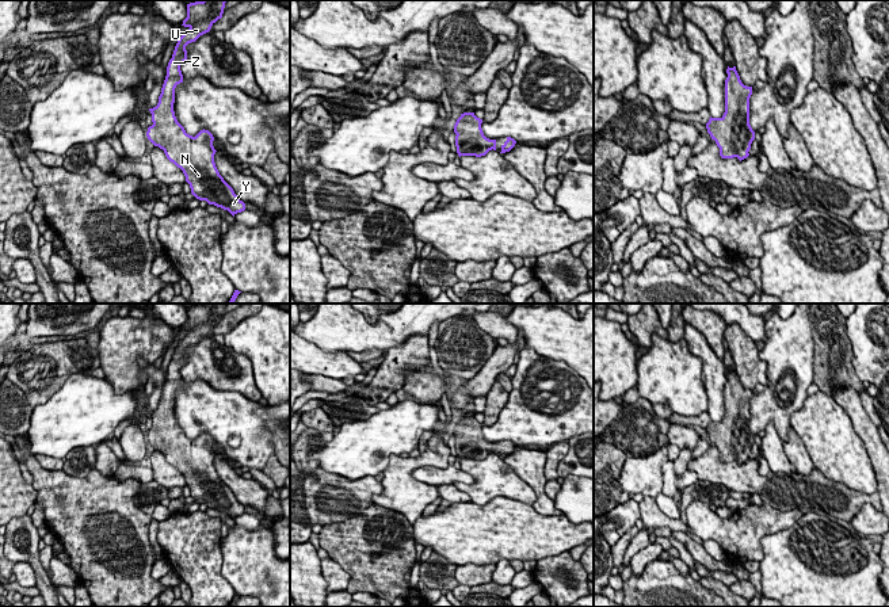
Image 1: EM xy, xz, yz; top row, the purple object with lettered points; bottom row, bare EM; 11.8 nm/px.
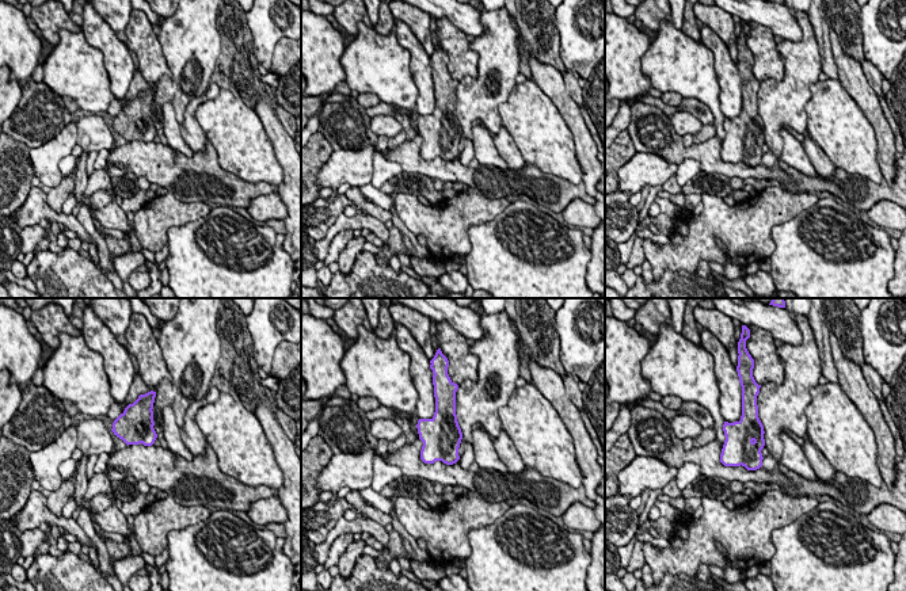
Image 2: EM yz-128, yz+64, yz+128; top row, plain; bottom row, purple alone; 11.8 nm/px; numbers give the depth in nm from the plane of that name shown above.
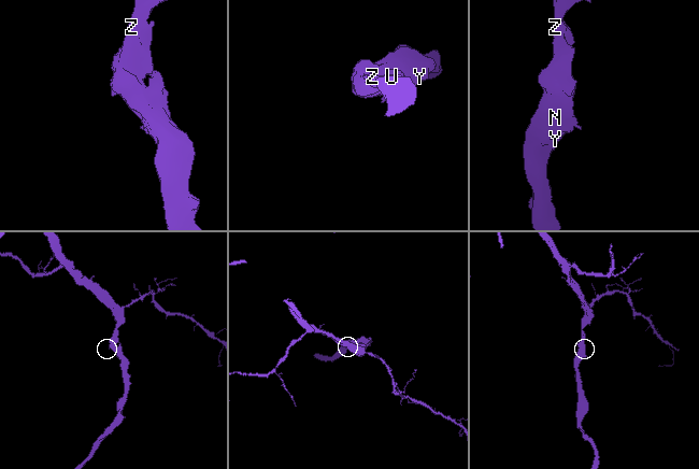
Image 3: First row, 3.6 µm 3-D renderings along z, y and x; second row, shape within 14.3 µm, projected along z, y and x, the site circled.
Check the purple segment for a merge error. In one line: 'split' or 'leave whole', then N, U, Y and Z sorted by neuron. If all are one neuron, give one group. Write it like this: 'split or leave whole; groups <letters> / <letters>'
leave whole; groups N U Y Z

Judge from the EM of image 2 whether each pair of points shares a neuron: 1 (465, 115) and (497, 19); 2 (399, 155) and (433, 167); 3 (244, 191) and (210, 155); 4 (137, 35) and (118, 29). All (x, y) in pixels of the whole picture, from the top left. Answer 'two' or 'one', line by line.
1: one
2: one
3: one
4: two

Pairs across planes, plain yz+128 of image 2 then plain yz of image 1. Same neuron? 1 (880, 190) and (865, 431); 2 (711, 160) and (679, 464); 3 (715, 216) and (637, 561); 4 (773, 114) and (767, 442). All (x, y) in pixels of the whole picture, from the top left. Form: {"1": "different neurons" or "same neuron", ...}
{"1": "different neurons", "2": "different neurons", "3": "different neurons", "4": "different neurons"}

